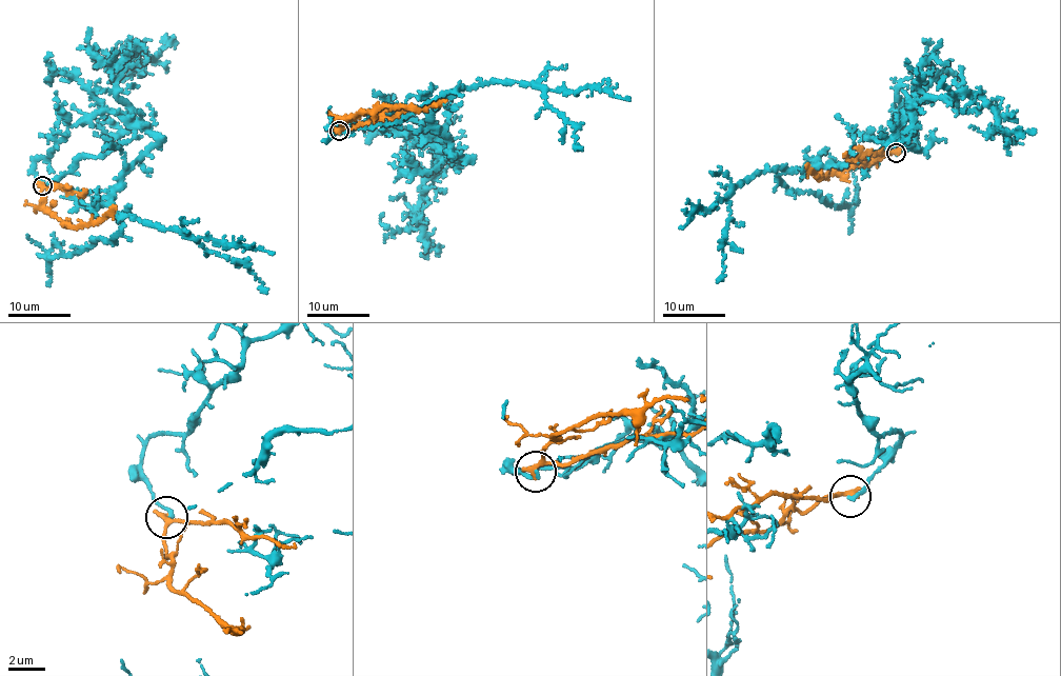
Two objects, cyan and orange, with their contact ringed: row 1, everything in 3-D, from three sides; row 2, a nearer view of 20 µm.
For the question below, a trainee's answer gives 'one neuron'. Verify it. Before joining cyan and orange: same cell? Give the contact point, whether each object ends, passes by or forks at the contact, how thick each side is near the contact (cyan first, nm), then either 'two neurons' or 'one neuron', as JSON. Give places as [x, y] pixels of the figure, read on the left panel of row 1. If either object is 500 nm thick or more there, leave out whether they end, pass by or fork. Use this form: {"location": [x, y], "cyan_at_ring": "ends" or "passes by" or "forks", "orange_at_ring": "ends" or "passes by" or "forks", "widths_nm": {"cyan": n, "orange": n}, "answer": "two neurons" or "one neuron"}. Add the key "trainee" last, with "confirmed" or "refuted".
{"location": [42, 185], "cyan_at_ring": "ends", "orange_at_ring": "passes by", "widths_nm": {"cyan": 200, "orange": 240}, "answer": "two neurons", "trainee": "refuted"}

